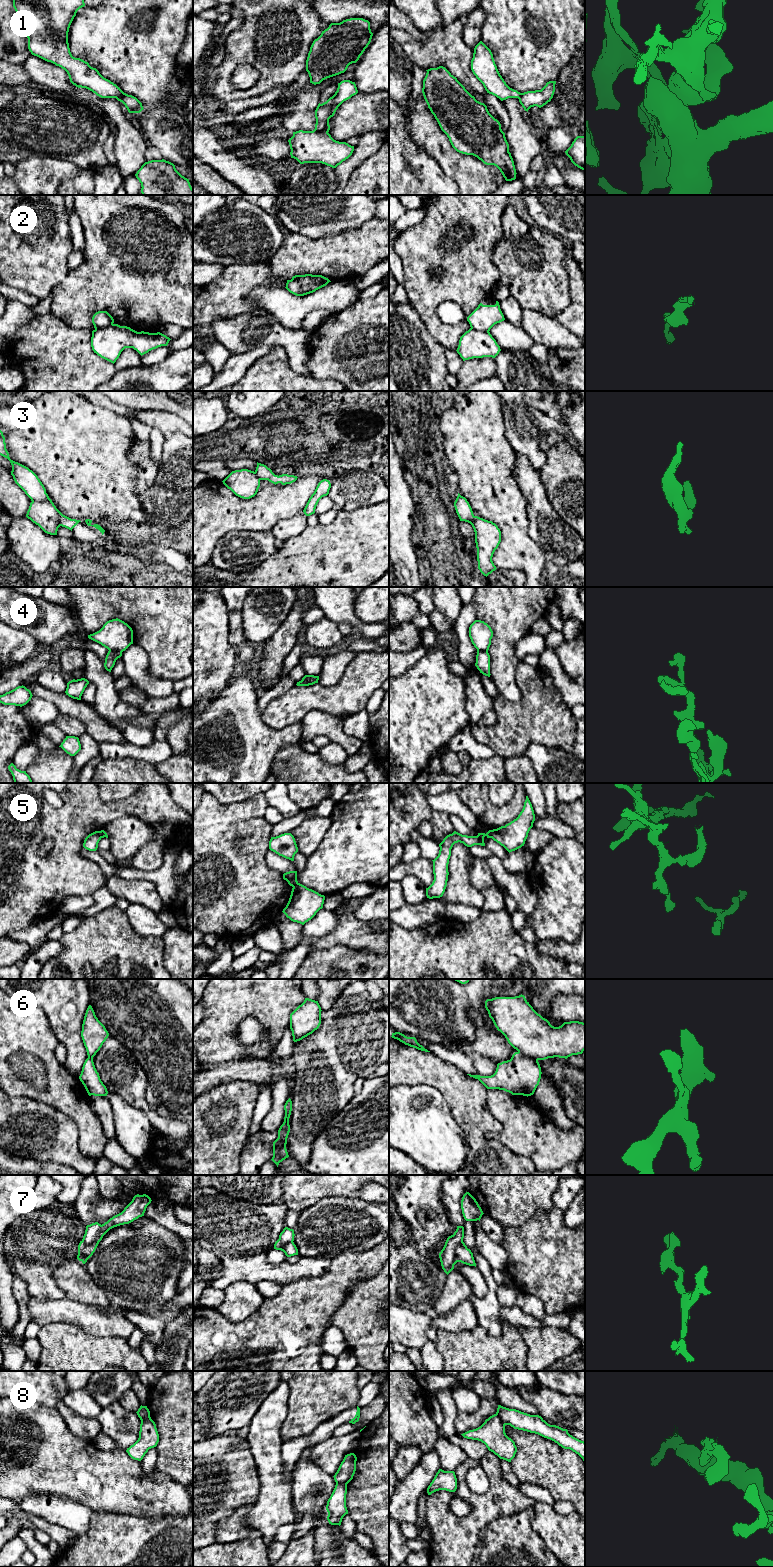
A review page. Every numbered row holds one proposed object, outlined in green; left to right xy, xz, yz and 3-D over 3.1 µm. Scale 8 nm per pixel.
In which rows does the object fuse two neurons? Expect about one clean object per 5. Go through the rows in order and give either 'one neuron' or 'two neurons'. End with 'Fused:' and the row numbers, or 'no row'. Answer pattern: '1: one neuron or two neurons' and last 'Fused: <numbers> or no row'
1: one neuron
2: two neurons
3: two neurons
4: two neurons
5: two neurons
6: two neurons
7: two neurons
8: two neurons
Fused: 2, 3, 4, 5, 6, 7, 8

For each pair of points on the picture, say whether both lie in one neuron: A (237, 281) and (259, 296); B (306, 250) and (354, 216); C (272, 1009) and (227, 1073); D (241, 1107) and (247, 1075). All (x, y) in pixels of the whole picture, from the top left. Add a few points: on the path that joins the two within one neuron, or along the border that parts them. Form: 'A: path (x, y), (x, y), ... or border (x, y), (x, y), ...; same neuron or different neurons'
A: border (274, 286), (257, 286), (249, 293), (246, 300); different neurons
B: border (353, 228), (314, 239), (307, 237); different neurons
C: border (259, 1058), (231, 1060), (213, 1064); different neurons
D: border (223, 1082), (235, 1080), (252, 1081), (261, 1086); different neurons

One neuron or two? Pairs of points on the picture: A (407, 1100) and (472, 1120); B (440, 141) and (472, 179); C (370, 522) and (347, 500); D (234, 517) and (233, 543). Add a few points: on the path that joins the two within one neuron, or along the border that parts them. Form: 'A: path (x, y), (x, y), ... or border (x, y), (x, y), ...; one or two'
A: border (440, 1092), (448, 1104), (452, 1117), (465, 1132); two
B: path (445, 150), (465, 170); one
C: border (378, 502), (350, 510), (339, 510); two
D: border (257, 530), (229, 530), (215, 545); two

